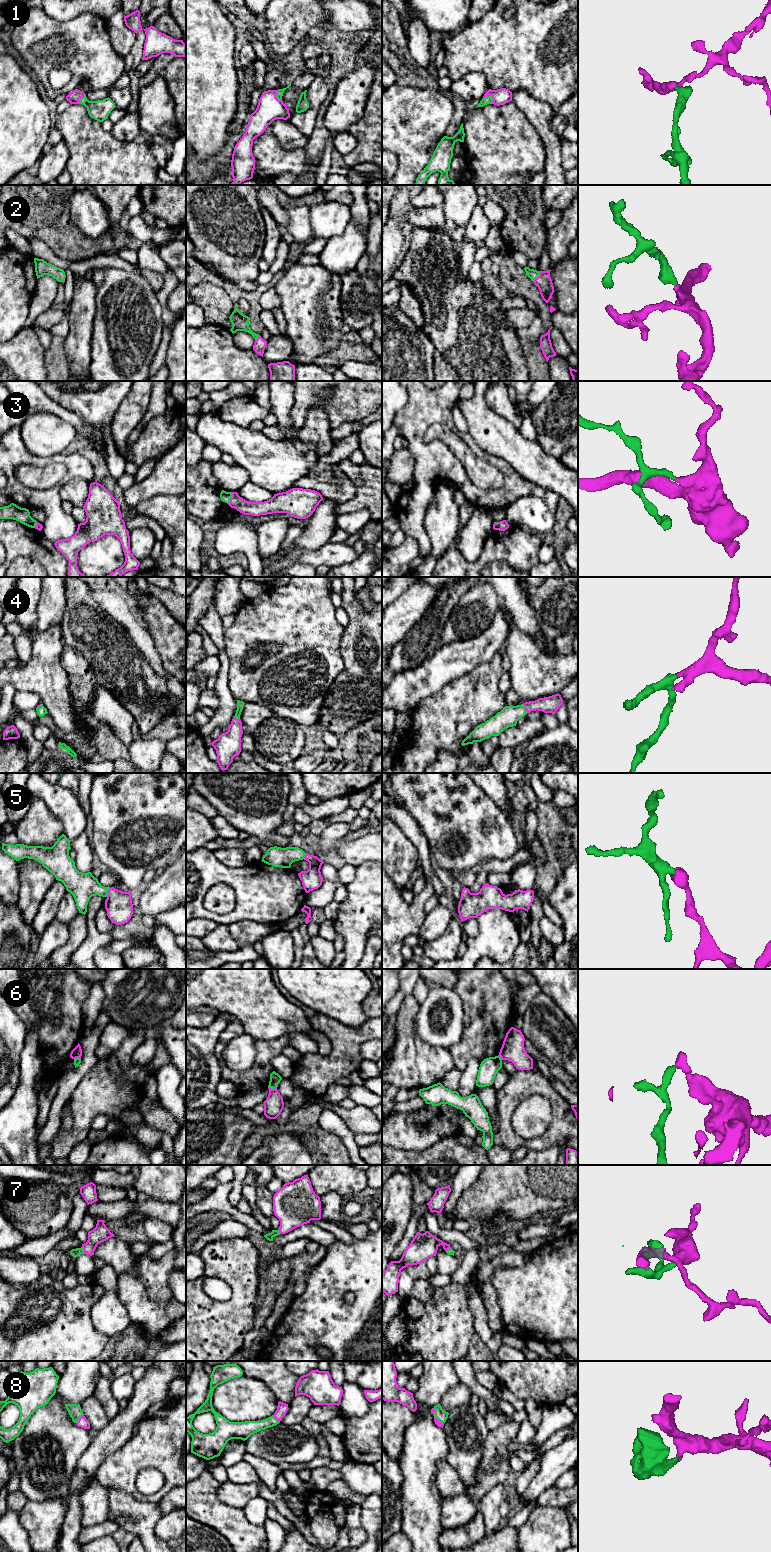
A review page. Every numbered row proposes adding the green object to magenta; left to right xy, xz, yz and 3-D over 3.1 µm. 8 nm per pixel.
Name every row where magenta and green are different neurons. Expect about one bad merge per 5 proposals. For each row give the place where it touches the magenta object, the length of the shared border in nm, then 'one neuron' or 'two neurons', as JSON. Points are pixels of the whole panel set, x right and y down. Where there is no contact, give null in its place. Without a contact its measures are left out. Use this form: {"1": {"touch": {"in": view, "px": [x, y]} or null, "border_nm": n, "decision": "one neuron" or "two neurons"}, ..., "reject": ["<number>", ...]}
{"1": {"touch": {"in": "yz", "px": [489, 95]}, "border_nm": 90, "decision": "one neuron"}, "2": {"touch": {"in": "yz", "px": [538, 276]}, "border_nm": 100, "decision": "one neuron"}, "3": {"touch": {"in": "xz", "px": [231, 498]}, "border_nm": 100, "decision": "one neuron"}, "4": {"touch": {"in": "yz", "px": [524, 707]}, "border_nm": 80, "decision": "one neuron"}, "5": {"touch": {"in": "xy", "px": [108, 892]}, "border_nm": 80, "decision": "one neuron"}, "6": {"touch": {"in": "xz", "px": [271, 1088]}, "border_nm": 70, "decision": "two neurons"}, "7": {"touch": {"in": "xy", "px": [83, 1249]}, "border_nm": 70, "decision": "one neuron"}, "8": {"touch": {"in": "xy", "px": [79, 1419]}, "border_nm": 100, "decision": "one neuron"}, "reject": ["6"]}

